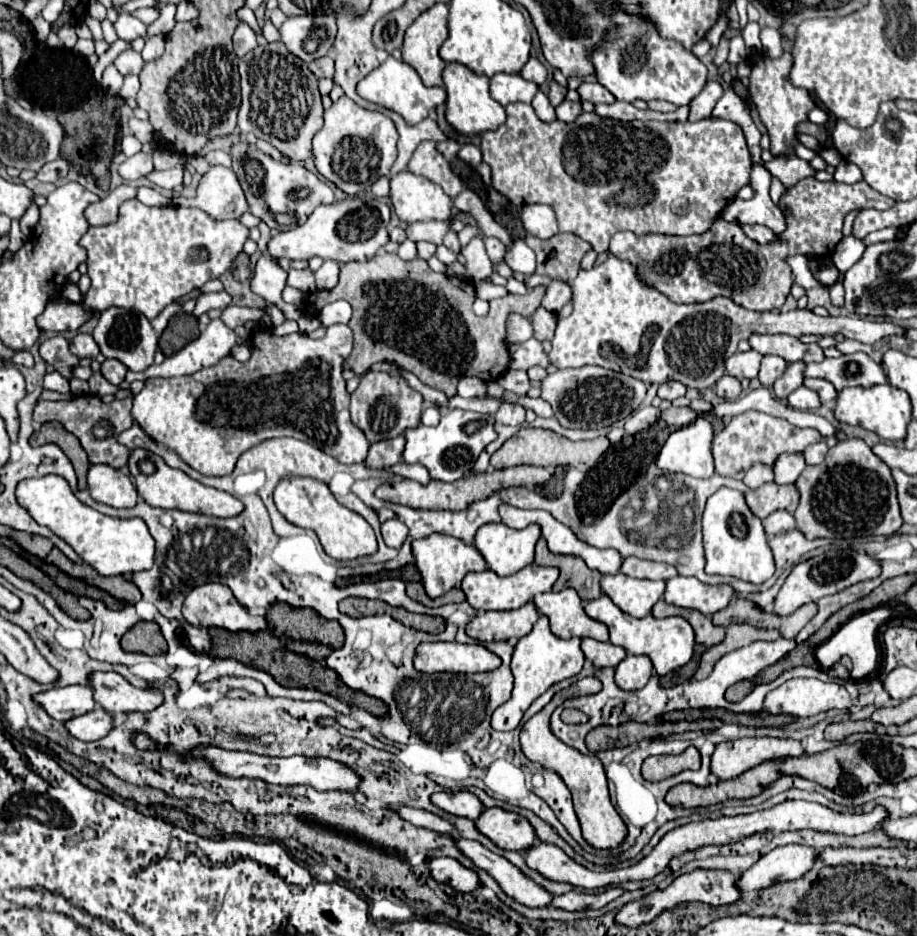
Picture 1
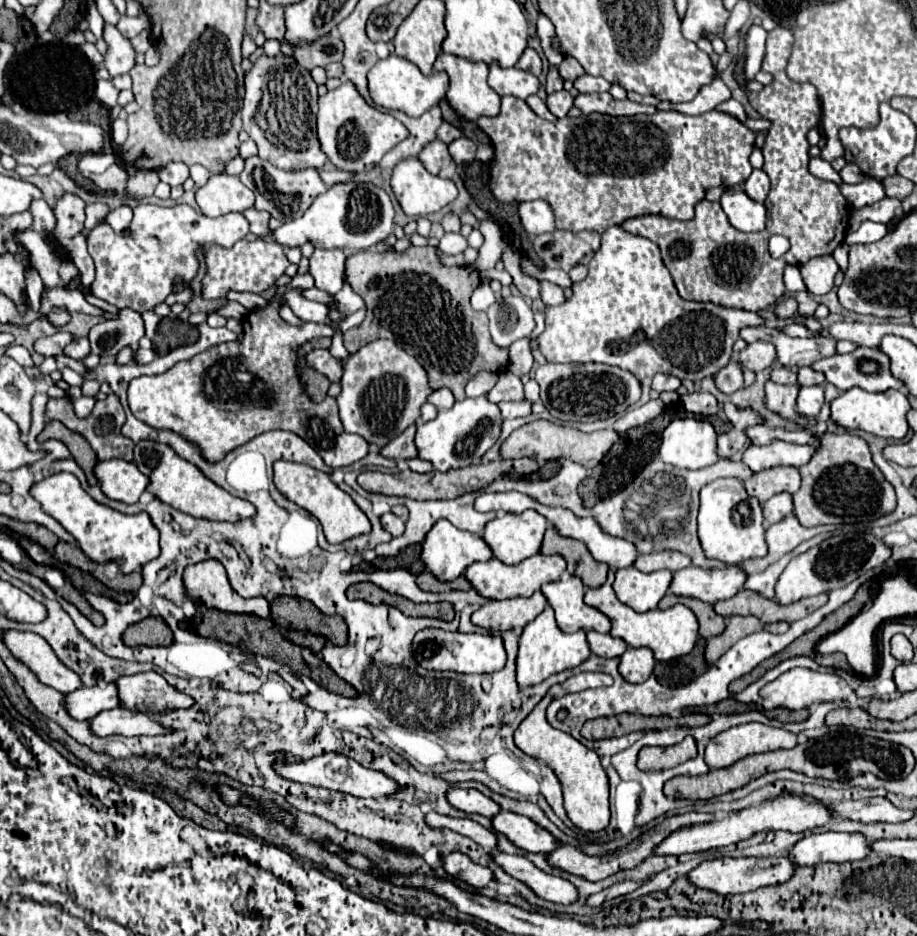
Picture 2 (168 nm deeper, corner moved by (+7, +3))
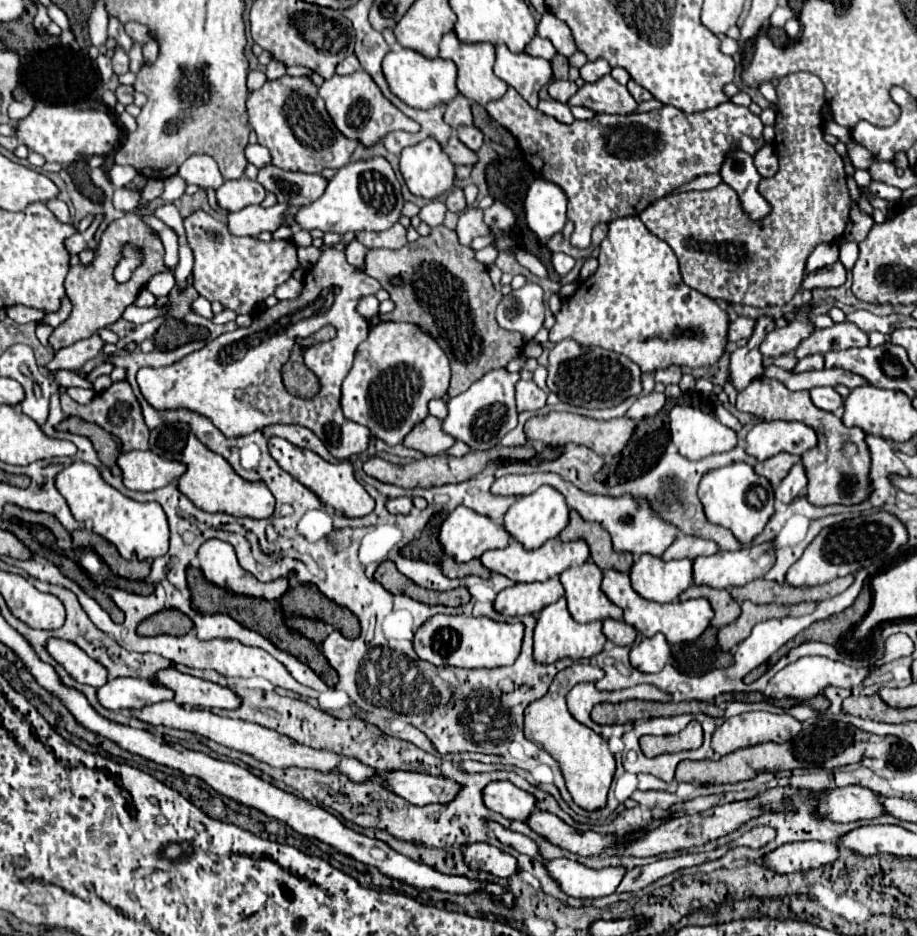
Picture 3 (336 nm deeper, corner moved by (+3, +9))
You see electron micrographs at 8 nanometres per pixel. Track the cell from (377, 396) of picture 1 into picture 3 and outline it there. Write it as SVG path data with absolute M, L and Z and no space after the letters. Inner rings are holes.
M380 321L356 349L354 365L342 383L346 419L366 425L388 445L398 445L428 415L428 401L442 399L450 385L450 359L424 329L412 323Z

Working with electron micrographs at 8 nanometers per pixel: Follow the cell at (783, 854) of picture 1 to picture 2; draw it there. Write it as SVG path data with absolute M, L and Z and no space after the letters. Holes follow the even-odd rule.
M806 833L788 849L788 859L796 867L812 867L826 861L856 861L868 855L868 843L860 833Z

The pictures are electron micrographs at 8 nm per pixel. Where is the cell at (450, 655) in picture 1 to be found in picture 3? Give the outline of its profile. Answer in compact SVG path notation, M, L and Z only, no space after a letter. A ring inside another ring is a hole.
M434 615L420 625L414 635L414 651L420 659L442 667L496 667L512 665L520 655L524 637L524 623L500 623L490 617L468 617L468 615Z

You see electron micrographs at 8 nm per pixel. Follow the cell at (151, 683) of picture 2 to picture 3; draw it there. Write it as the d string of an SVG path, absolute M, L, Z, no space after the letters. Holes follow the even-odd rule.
M164 669L154 677L156 683L170 687L176 693L176 703L188 707L220 707L220 709L238 709L242 705L242 697L234 693L230 687L192 677L188 673L180 673L176 669Z

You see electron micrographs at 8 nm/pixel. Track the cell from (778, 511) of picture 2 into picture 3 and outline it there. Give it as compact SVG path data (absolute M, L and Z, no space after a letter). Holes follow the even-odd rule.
M796 463L790 469L790 473L782 479L782 483L776 487L776 501L790 503L796 497L804 495L806 487L808 487L808 479L806 479L806 473L804 473L804 465Z

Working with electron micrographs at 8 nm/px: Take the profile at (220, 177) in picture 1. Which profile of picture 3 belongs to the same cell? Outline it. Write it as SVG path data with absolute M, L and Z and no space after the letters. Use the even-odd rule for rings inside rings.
M242 177L224 181L224 185L216 191L216 197L224 209L236 211L248 205L260 205L266 197L266 189L258 181Z

